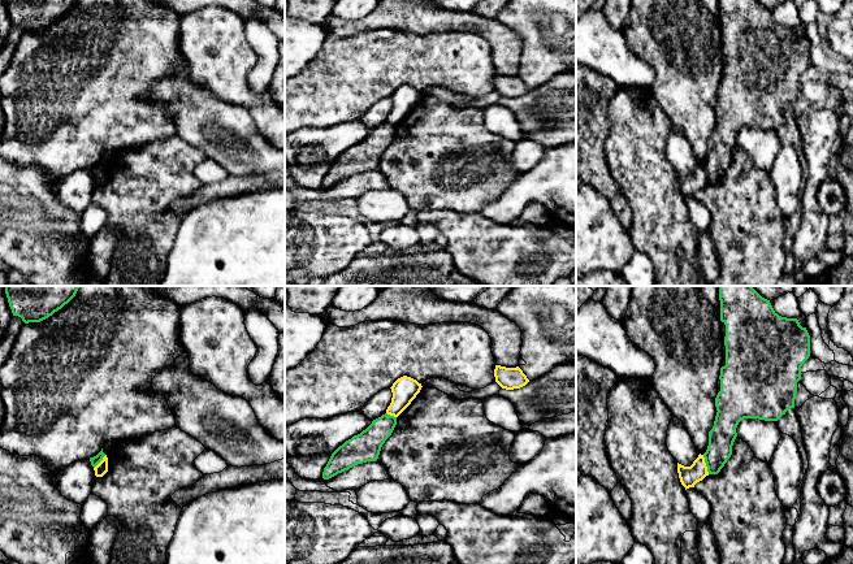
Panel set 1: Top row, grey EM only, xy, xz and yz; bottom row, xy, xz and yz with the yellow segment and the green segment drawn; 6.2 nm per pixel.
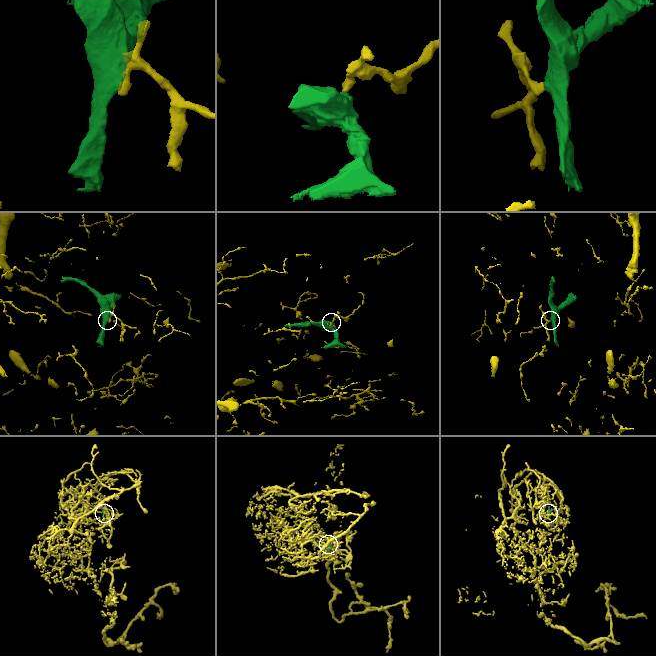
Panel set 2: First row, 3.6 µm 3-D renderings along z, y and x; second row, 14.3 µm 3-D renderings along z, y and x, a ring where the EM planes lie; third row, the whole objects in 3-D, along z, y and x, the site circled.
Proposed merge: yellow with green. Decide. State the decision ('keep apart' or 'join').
keep apart

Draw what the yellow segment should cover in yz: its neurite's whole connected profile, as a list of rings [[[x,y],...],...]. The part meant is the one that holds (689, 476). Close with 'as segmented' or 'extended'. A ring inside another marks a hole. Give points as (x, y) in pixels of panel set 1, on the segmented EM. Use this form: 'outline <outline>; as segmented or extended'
outline [[[700,454],[690,467],[684,467],[677,463],[677,473],[685,490],[694,487],[697,482],[709,476],[703,455]]]; as segmented

